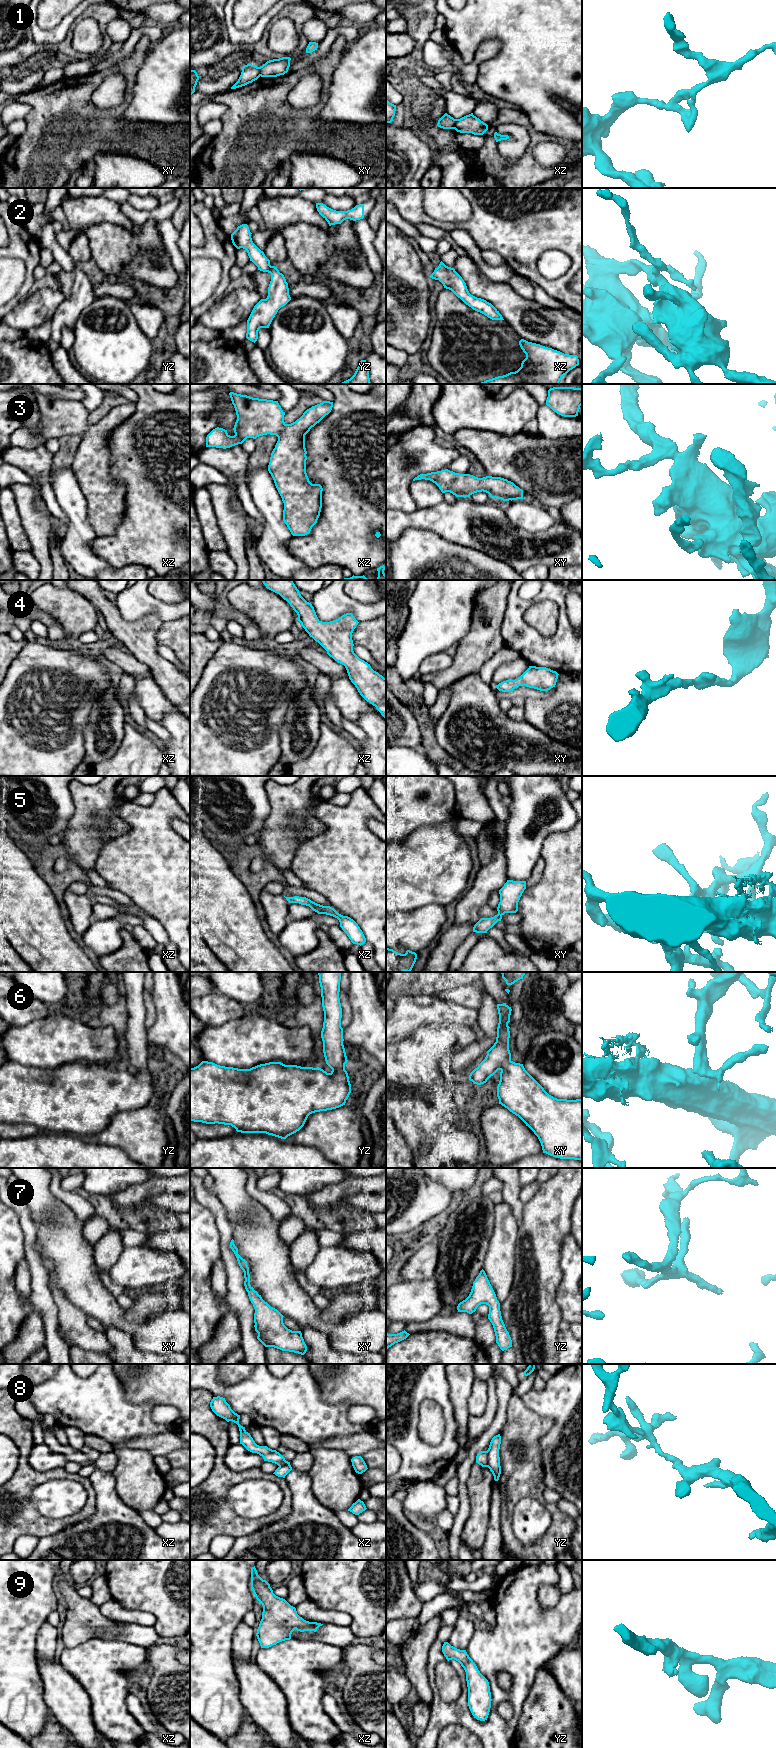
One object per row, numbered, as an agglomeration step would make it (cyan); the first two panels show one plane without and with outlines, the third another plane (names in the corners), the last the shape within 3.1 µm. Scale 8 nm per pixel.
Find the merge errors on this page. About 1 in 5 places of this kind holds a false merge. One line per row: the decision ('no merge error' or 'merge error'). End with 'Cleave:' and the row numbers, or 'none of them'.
1: merge error
2: no merge error
3: no merge error
4: no merge error
5: no merge error
6: no merge error
7: no merge error
8: merge error
9: no merge error
Cleave: 1, 8

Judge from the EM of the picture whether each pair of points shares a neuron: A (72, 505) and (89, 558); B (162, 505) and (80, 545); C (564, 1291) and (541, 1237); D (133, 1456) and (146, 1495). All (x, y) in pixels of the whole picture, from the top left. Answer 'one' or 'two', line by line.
A: one
B: two
C: two
D: one

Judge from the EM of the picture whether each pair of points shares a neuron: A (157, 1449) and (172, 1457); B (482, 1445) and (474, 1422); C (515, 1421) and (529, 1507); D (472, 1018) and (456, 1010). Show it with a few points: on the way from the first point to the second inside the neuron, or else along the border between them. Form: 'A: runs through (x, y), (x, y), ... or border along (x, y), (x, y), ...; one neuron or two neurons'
A: border along (179, 1448), (170, 1451), (165, 1456); two neurons
B: border along (494, 1418), (490, 1426), (474, 1443); two neurons
C: border along (538, 1500), (520, 1499), (513, 1509), (513, 1516); two neurons
D: runs through (468, 1016), (460, 1014); one neuron

